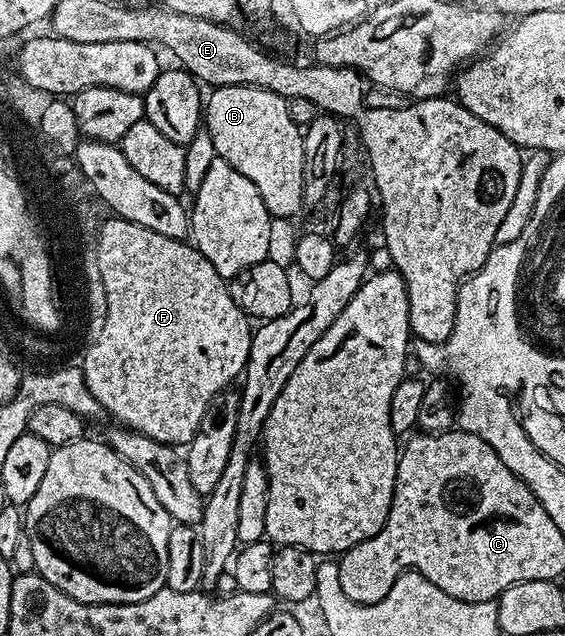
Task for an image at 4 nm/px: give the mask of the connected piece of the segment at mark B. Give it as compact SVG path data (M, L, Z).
M219 87L208 92L203 103L203 127L209 131L214 142L216 158L227 161L263 197L263 205L270 216L292 220L294 214L305 203L305 182L303 181L303 141L302 128L297 128L293 115L289 112L290 104L275 93L258 87Z

